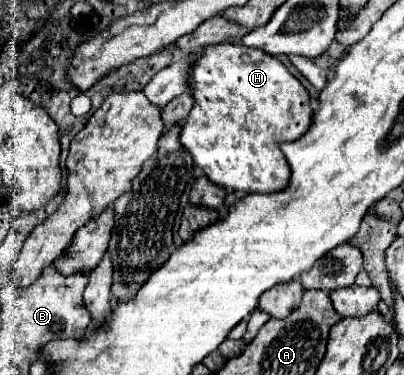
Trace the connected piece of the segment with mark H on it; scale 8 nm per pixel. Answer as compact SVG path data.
M213 44L213 46L207 46L201 54L201 58L195 62L193 70L191 70L191 94L193 94L193 108L189 112L189 116L185 118L183 122L183 130L181 130L181 144L191 152L195 164L199 168L203 168L205 176L215 182L217 186L223 186L227 190L243 190L247 194L253 194L253 192L259 192L259 194L273 194L273 192L279 192L279 190L285 190L289 186L289 164L279 148L279 144L283 142L295 142L299 140L313 124L313 108L311 108L311 98L309 98L309 92L303 88L303 84L285 68L285 64L281 64L279 60L275 60L273 56L269 56L267 52L261 52L261 50L253 50L253 48L245 48L241 44Z

